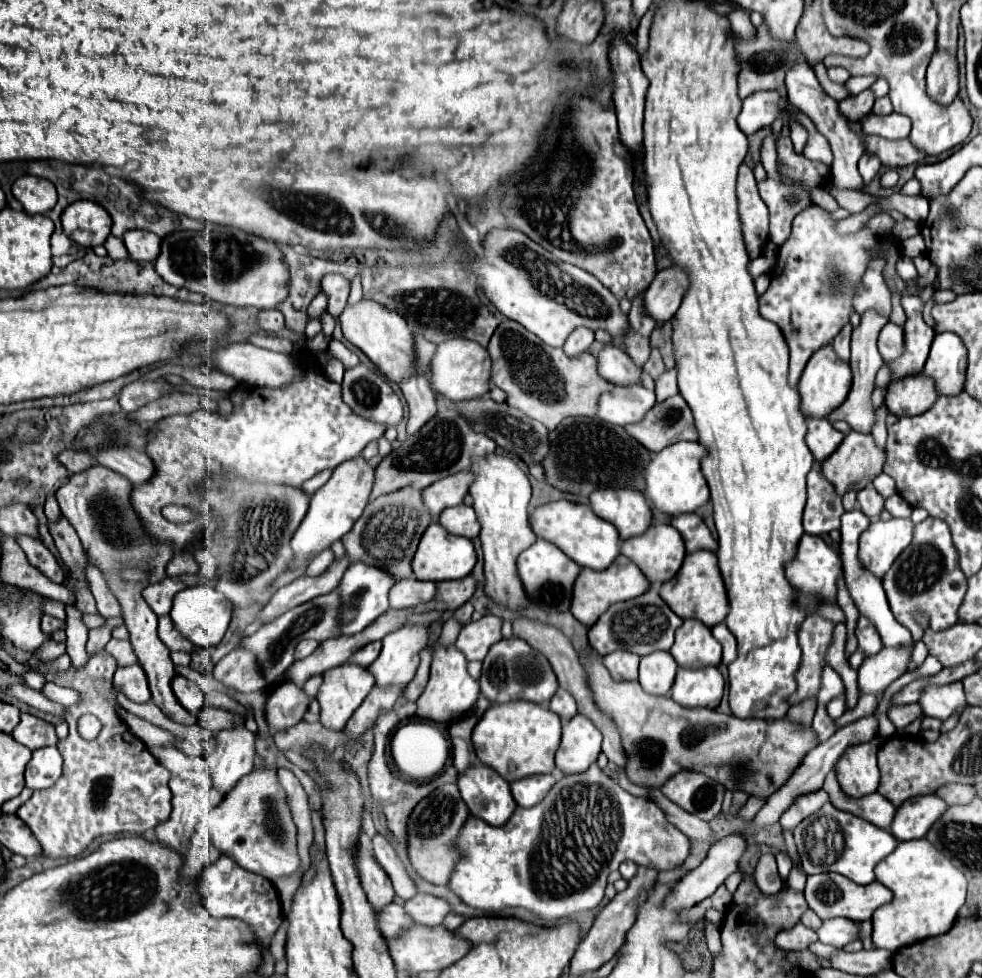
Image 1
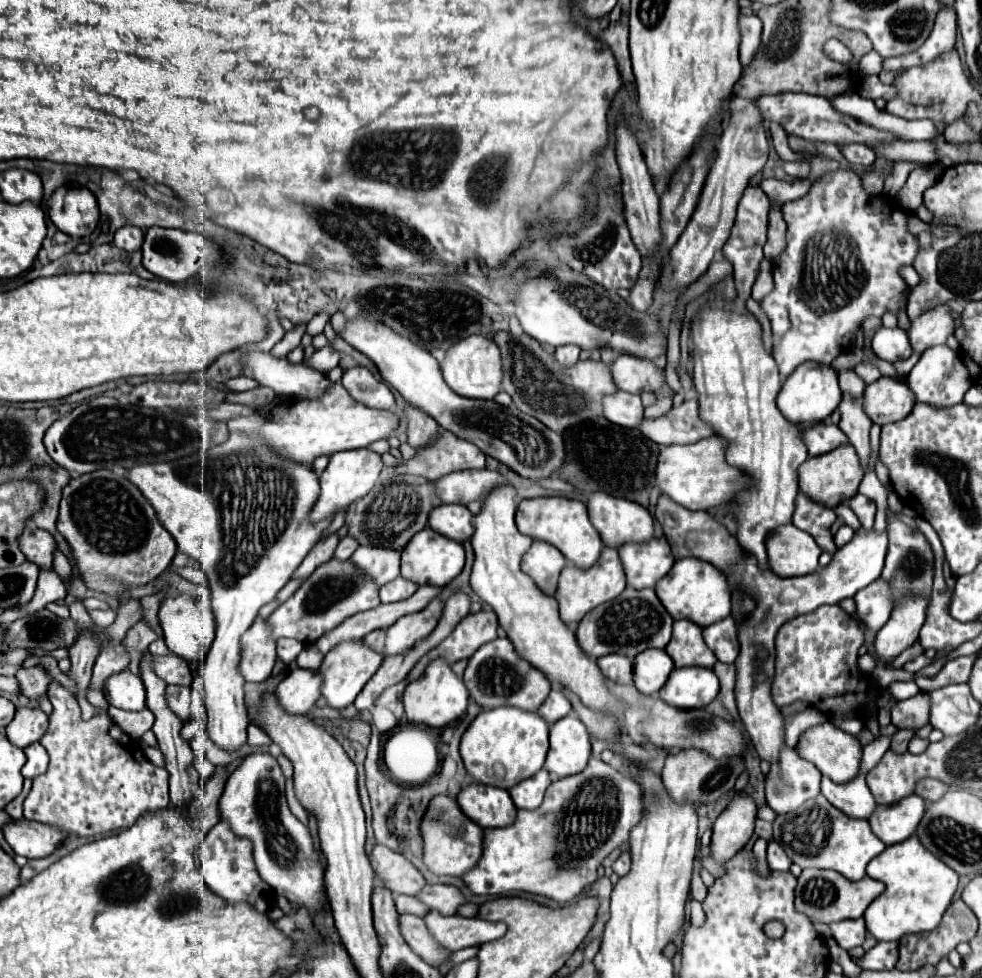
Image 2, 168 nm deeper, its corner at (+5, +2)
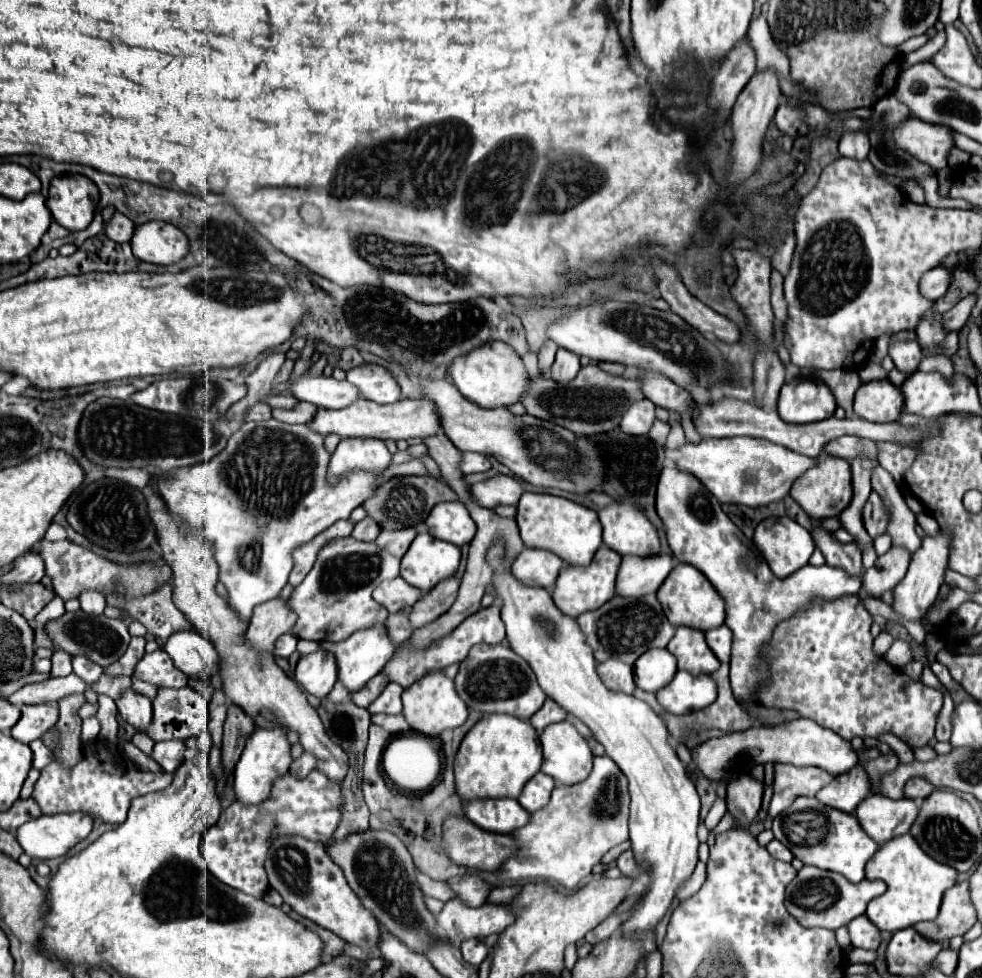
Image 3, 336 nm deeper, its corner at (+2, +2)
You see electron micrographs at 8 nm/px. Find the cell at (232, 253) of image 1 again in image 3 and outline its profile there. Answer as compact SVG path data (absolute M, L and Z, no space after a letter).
M147 221L145 225L135 227L131 249L133 249L133 255L141 261L157 263L157 265L171 265L185 257L185 253L189 251L189 243L187 243L185 233L181 233L181 229L177 229L175 225L169 225L165 221Z

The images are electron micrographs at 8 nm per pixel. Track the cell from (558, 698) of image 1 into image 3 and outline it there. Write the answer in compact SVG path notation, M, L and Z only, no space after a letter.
M547 699L545 701L545 705L529 719L529 723L541 733L547 725L551 725L551 723L559 723L559 721L565 721L565 717L567 717L567 713L555 703L555 701L551 701L551 699Z

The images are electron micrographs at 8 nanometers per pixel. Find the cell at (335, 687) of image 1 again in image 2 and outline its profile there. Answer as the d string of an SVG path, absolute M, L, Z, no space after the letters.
M344 641L342 645L332 649L324 657L324 661L322 661L320 669L318 669L318 673L322 675L322 689L320 689L322 697L334 709L344 709L344 707L352 705L354 699L358 697L358 693L362 691L362 687L378 671L380 663L382 663L382 655L368 649L362 641Z

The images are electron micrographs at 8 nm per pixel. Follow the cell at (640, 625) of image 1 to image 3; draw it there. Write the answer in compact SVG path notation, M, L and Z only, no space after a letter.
M653 593L637 599L615 595L611 601L601 605L601 609L581 613L581 617L577 617L577 623L581 631L587 635L587 643L591 645L595 659L599 663L607 659L617 659L617 661L625 661L627 665L633 665L637 657L643 655L647 649L667 647L667 643L675 633L675 627L667 621Z

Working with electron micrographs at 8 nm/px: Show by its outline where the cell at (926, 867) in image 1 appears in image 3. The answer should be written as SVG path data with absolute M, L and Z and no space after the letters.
M901 835L893 841L887 841L879 847L879 851L869 859L869 865L865 867L867 879L881 879L887 883L887 891L873 901L869 901L865 915L881 929L881 931L899 931L913 927L919 921L931 921L939 913L939 905L943 899L943 893L955 885L957 871L949 865L941 865L933 861L929 855L921 851L917 841L913 837Z

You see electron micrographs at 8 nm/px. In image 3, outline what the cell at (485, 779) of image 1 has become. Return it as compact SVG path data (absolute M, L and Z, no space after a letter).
M483 799L469 801L465 817L485 831L509 835L523 827L531 815L521 809L517 799Z

